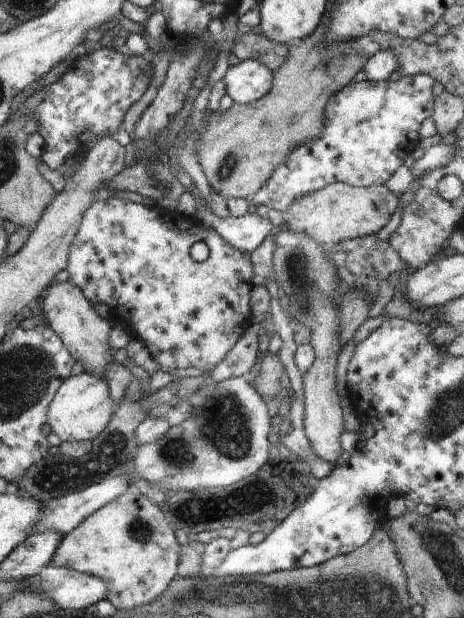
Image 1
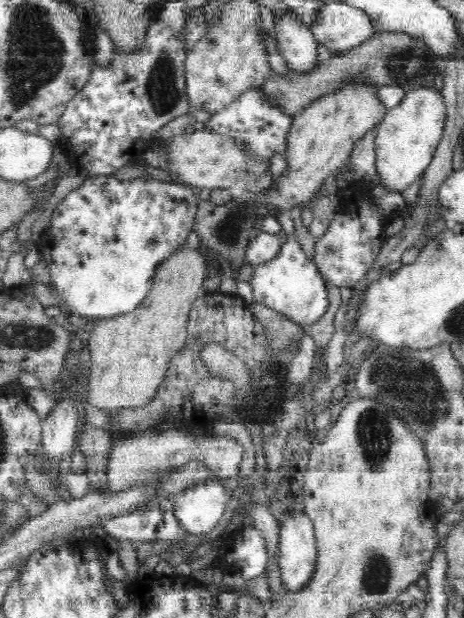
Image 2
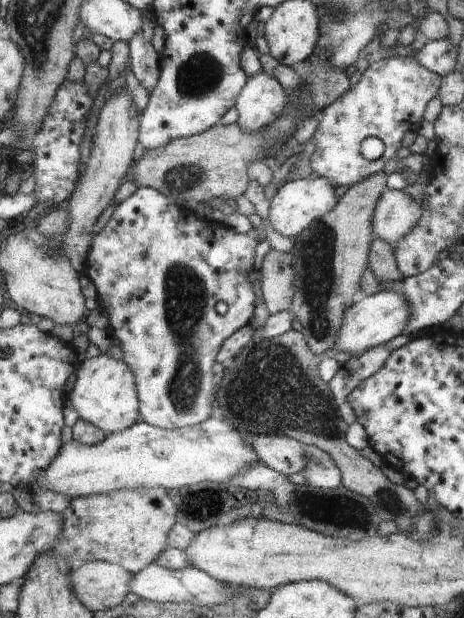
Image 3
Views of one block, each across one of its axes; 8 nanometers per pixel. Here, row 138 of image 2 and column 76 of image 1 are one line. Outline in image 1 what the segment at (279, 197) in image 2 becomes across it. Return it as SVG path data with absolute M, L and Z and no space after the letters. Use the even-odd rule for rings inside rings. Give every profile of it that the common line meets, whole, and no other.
M69 281L52 282L40 298L40 303L43 308L44 324L58 334L62 344L75 358L75 362L83 362L85 371L104 378L108 362L112 359L110 355L112 348L108 344L113 327L112 321L100 317L82 291Z

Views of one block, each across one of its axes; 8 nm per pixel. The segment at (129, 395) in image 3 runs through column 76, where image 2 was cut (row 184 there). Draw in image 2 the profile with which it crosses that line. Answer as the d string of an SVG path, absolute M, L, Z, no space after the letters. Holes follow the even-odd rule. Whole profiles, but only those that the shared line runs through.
M419 87L418 90L410 90L410 92L406 92L404 98L402 98L402 102L400 104L396 105L394 108L387 109L387 112L384 116L384 118L381 120L380 124L377 126L378 128L378 134L376 134L375 138L375 147L376 147L376 174L377 178L379 178L379 181L377 184L371 184L369 180L367 180L368 184L372 185L372 188L378 187L383 188L384 190L387 190L388 192L398 192L402 193L406 188L410 188L410 184L414 184L422 174L425 173L426 168L428 168L428 165L430 164L432 157L434 156L436 152L436 148L438 146L438 143L440 142L441 136L443 135L443 128L445 125L446 120L446 105L444 98L442 98L442 95L440 91L436 88L426 88Z

